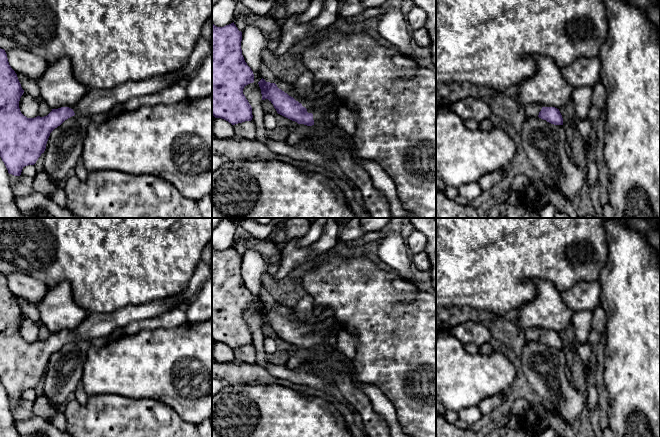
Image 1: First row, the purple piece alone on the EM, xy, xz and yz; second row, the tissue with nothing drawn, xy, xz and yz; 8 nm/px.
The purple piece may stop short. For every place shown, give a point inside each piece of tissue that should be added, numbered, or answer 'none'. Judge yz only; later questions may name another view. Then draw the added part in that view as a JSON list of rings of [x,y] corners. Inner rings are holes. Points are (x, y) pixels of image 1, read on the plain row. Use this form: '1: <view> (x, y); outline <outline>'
1: yz (533, 334); outline [[[535,328],[529,329],[525,331],[526,340],[536,342],[538,341],[541,333],[542,333],[541,329],[535,329]]]

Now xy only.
1: xy (95, 325); outline [[[178,295],[148,302],[142,305],[128,305],[110,313],[88,313],[84,321],[74,330],[69,330],[76,339],[114,337],[116,329],[148,319],[179,306],[182,298]]]

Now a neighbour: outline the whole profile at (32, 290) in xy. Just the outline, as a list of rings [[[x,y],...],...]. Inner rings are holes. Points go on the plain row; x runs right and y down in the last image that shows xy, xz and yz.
[[[8,273],[5,276],[11,292],[30,302],[34,307],[44,298],[48,290],[41,281],[22,273]]]

